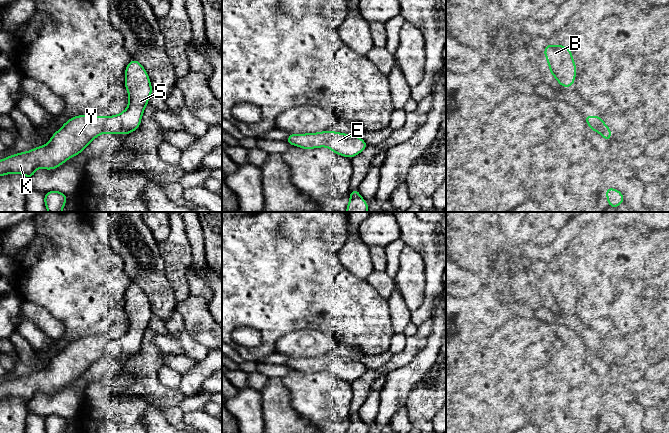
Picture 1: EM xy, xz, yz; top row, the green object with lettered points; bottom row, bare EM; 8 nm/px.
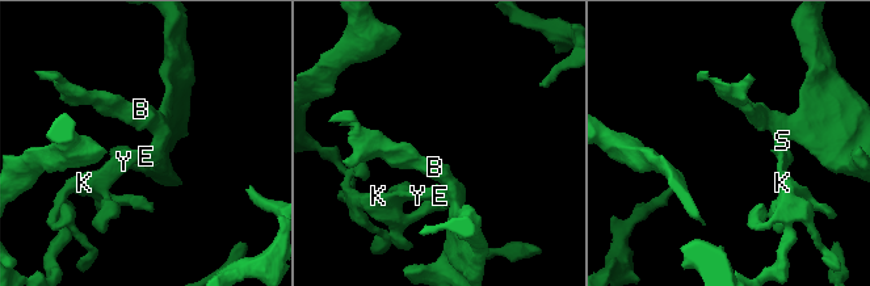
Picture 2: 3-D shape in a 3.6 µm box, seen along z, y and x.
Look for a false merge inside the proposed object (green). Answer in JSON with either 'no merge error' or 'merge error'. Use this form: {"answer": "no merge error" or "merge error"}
{"answer": "merge error"}

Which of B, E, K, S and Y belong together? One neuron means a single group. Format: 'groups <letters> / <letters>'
groups B E S / K Y

